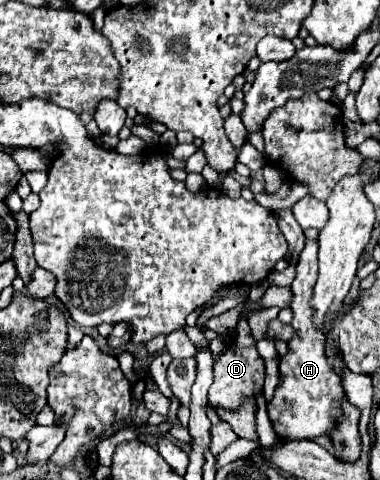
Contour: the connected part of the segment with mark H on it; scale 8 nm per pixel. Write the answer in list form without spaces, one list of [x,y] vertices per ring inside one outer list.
[[[307,240],[299,256],[297,276],[291,284],[291,326],[297,330],[297,334],[289,342],[289,352],[279,360],[281,382],[275,388],[271,402],[267,404],[267,414],[279,440],[313,440],[317,436],[329,436],[341,416],[341,404],[345,400],[341,378],[335,374],[331,360],[325,354],[325,334],[313,328],[313,310],[309,308],[313,282],[317,282],[317,242]]]

